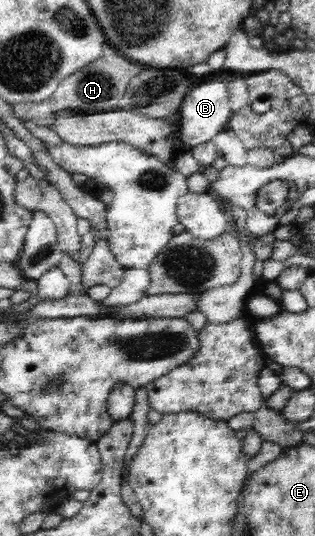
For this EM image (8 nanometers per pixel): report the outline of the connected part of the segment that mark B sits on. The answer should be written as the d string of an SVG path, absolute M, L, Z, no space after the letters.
M213 73L201 78L203 81L195 85L185 97L181 110L182 120L179 121L179 142L180 150L193 150L199 145L214 142L215 137L224 130L228 130L230 117L233 115L231 101L233 96L229 95L228 82L222 79L222 73Z

